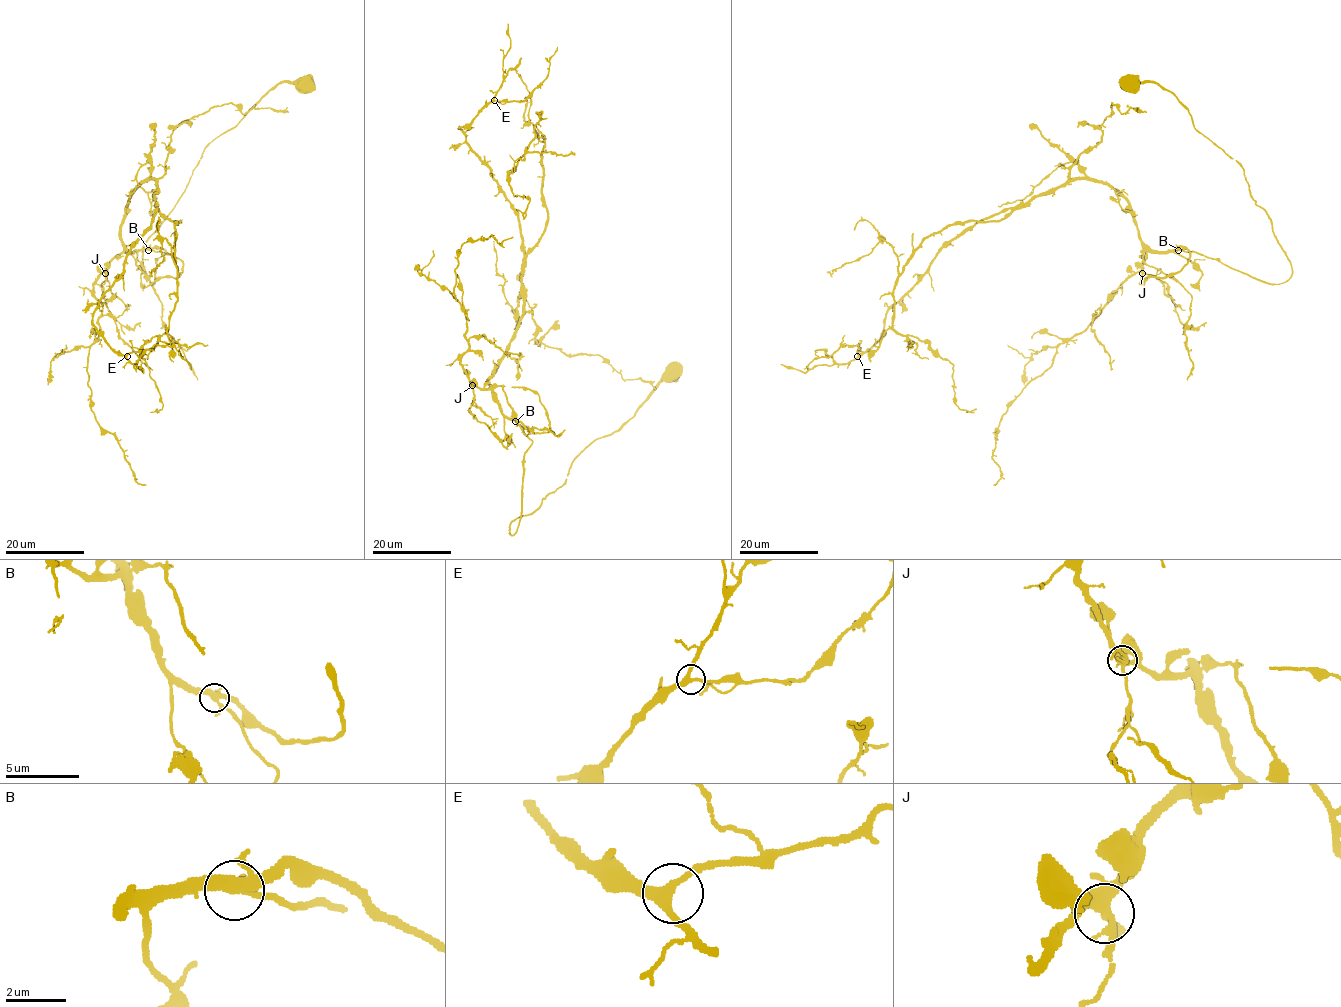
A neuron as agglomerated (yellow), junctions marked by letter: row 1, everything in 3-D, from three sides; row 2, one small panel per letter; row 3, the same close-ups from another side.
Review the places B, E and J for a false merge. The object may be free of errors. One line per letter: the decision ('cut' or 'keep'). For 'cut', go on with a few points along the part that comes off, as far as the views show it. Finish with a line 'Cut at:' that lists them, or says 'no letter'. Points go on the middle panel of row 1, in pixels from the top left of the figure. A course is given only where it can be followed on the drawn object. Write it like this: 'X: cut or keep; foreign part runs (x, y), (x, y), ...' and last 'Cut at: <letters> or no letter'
B: keep
E: keep
J: keep
Cut at: no letter

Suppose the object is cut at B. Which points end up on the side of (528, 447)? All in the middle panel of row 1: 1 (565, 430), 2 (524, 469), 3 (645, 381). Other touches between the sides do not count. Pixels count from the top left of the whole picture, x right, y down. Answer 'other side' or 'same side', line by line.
1: other side
2: same side
3: other side

